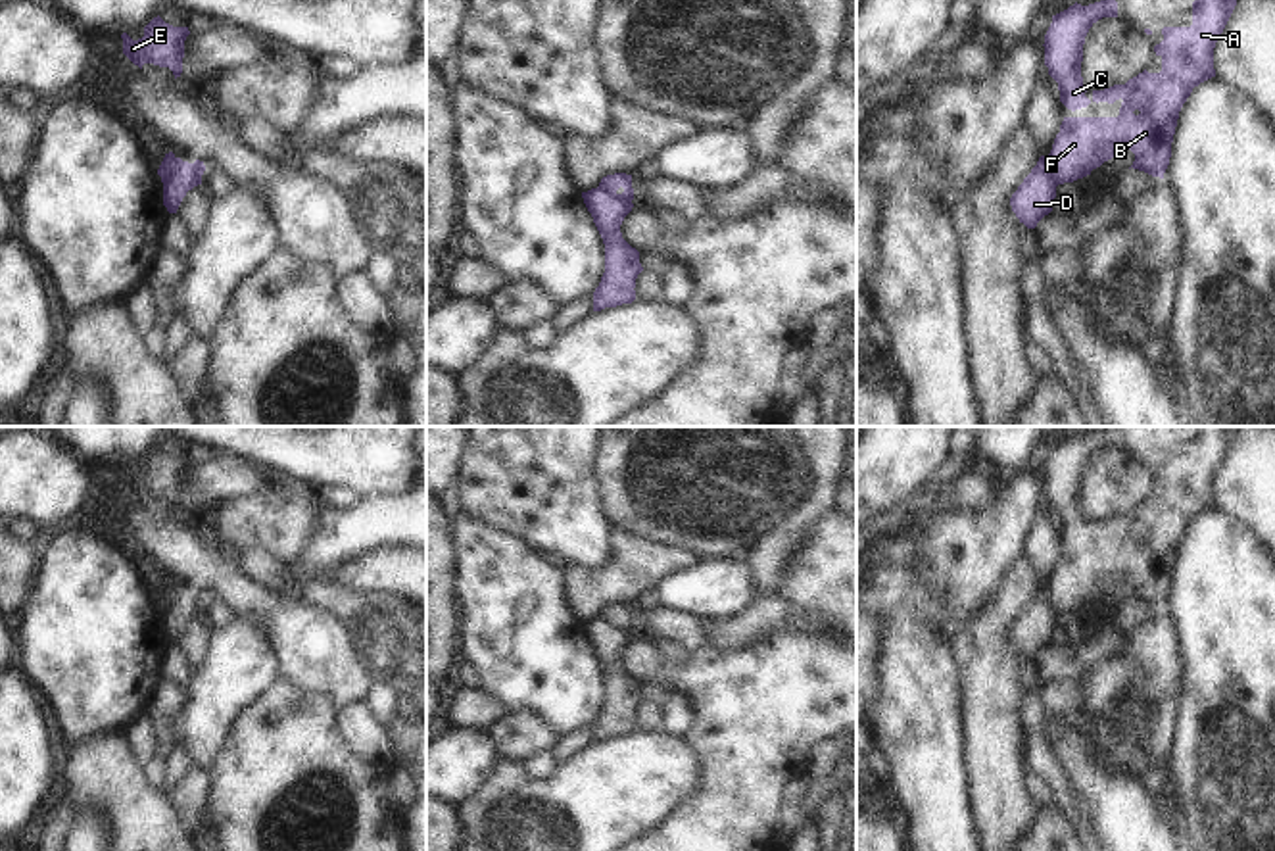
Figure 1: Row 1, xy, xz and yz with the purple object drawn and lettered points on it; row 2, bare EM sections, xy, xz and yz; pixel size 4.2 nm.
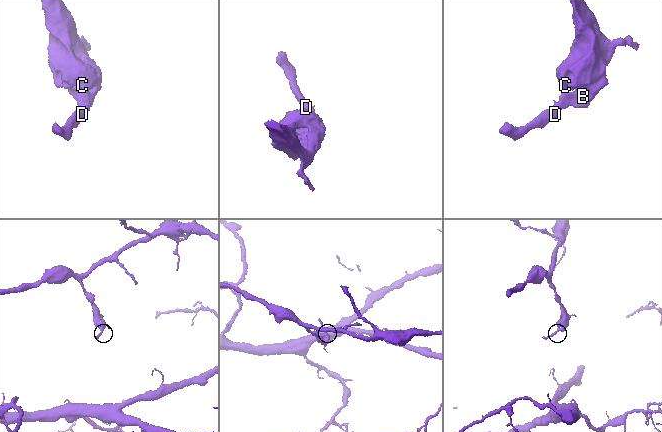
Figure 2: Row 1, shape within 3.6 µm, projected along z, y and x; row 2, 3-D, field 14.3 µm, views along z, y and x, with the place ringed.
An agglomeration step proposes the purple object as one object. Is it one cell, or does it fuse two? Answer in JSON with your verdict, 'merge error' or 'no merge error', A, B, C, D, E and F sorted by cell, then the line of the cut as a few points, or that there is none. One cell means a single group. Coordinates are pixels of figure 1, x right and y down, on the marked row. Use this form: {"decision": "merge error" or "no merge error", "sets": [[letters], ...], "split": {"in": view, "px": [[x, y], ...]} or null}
{"decision": "merge error", "sets": [["A", "B", "C", "E", "F"], ["D"]], "split": {"in": "xz", "px": [[598, 187], [630, 202]]}}

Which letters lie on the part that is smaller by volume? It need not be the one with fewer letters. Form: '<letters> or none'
D

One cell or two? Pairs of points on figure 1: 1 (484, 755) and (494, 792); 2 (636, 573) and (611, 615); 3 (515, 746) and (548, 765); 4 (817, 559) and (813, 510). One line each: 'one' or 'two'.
1: two
2: two
3: two
4: two

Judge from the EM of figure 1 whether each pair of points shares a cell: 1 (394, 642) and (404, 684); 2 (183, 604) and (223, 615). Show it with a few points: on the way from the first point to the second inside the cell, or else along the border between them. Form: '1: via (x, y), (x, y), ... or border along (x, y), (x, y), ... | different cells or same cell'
1: border along (394, 669), (406, 677) | different cells
2: border along (200, 606), (208, 598), (217, 596), (233, 613) | different cells

